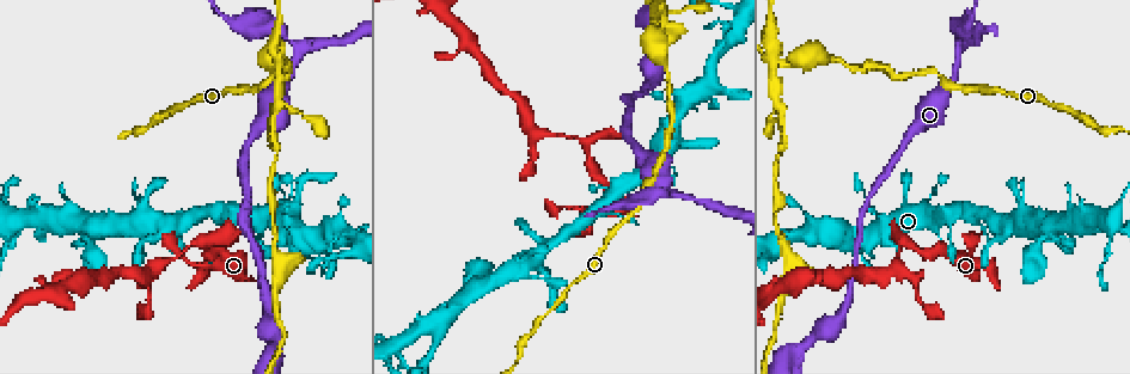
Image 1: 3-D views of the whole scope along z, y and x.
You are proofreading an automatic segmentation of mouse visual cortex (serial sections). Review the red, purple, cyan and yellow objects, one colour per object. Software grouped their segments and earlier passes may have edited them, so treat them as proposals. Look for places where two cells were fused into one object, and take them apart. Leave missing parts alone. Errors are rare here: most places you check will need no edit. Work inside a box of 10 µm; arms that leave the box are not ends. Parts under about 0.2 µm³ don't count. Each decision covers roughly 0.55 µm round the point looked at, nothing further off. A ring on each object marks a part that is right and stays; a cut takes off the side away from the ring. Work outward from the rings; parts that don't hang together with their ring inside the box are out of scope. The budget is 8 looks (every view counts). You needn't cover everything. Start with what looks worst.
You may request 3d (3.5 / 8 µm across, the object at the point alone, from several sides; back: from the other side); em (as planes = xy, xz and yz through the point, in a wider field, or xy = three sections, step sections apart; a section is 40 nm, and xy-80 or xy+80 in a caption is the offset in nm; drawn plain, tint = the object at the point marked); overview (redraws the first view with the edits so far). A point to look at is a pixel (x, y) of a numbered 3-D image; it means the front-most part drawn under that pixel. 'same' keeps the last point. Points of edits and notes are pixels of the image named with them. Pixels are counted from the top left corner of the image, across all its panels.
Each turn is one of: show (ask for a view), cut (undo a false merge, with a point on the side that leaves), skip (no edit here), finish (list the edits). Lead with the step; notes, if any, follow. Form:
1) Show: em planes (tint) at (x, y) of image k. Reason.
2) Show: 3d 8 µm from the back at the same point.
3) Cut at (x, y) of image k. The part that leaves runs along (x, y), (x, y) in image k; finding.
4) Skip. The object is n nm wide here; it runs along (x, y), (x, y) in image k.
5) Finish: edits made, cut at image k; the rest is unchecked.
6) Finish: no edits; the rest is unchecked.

Show: 3d 8 µm at (780, 65) of image 1. Two arms at a narrow angle.

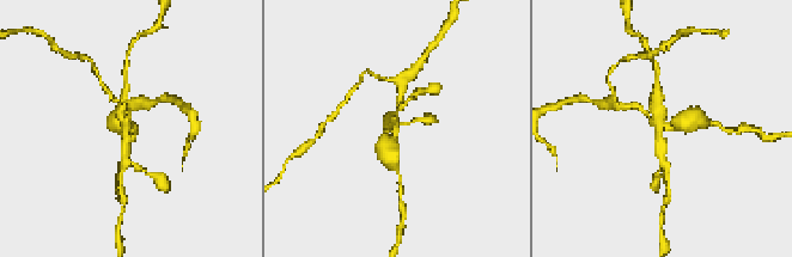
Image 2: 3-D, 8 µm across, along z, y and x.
Show: em xy step 3 (tint) at the same point. 4 arms meet here; the arms are 150, 300, 300, 600 nm wide.

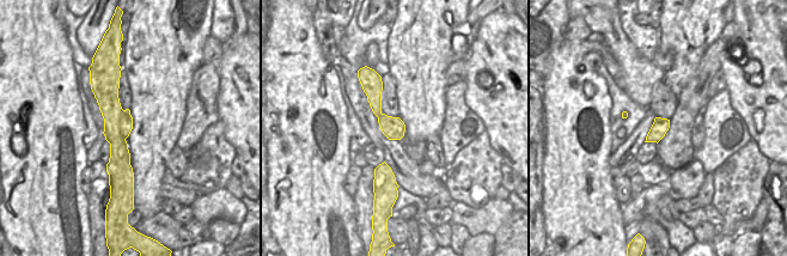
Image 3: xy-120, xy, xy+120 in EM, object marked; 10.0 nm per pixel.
Cut at (657, 98) of image 2. The part that leaves runs along (660, 126), (665, 176) in image 2; a second cell is stuck on.

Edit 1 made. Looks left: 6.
Show: overview. See it whole again.

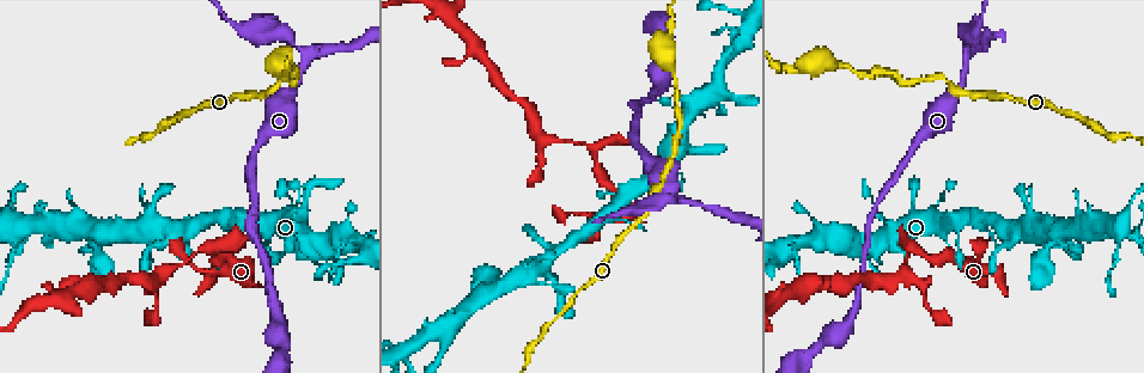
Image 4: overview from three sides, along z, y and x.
Show: 3d 3.5 µm at (212, 250) of image 4. Calibre changes.

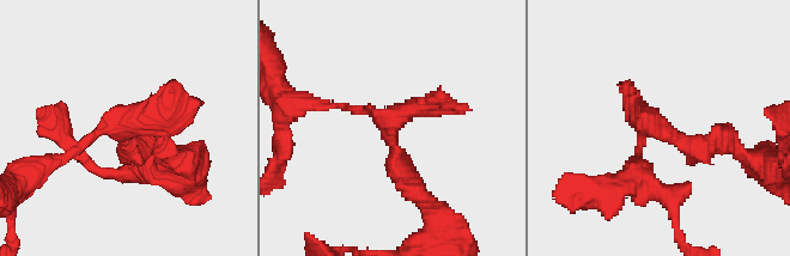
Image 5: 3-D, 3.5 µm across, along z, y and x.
Show: em xy step 3 (tint) at (123, 132) of image 5. Now the EM.

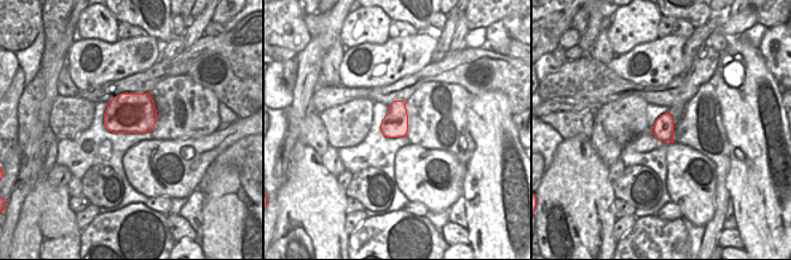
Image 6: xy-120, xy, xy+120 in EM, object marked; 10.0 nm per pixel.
Skip. One cell here.

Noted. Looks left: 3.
Show: 3d 8 µm at (968, 58) of image 4. Three arms meet.

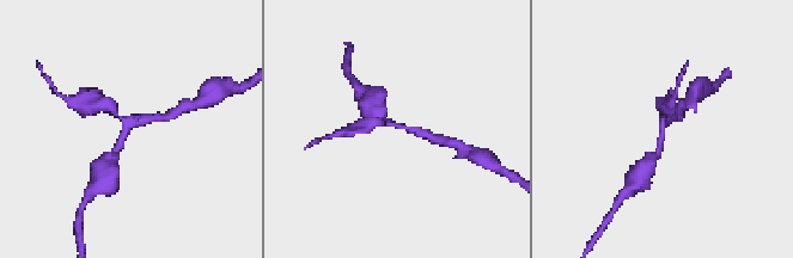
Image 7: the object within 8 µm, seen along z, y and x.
Show: em xy step 5 (tint) at the same point. 3 arms meet here; the arms are 200, 250, 250 nm wide; need the tissue.

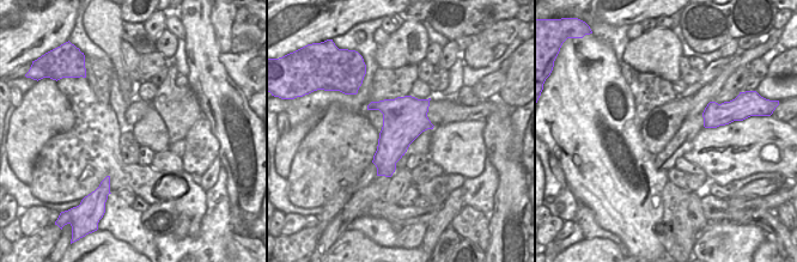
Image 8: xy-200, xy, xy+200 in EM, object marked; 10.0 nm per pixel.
Skip. The object is 440 nm wide here; it runs along (113, 157), (126, 122), (103, 104) in image 7; all the same cell.

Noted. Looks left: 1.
Finish: edits made, cut at image 2; the rest is unchecked.

